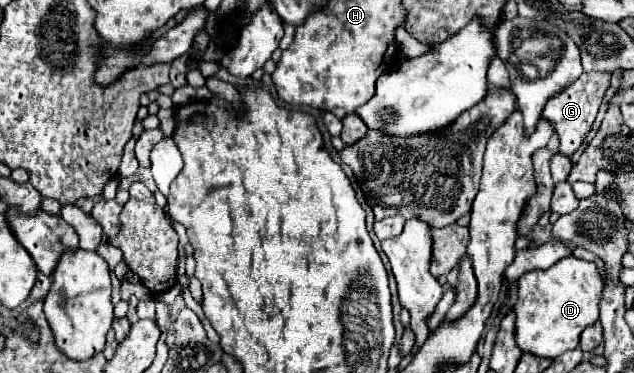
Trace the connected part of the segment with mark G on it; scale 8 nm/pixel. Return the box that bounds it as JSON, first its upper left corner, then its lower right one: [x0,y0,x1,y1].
[543,71,611,155]

